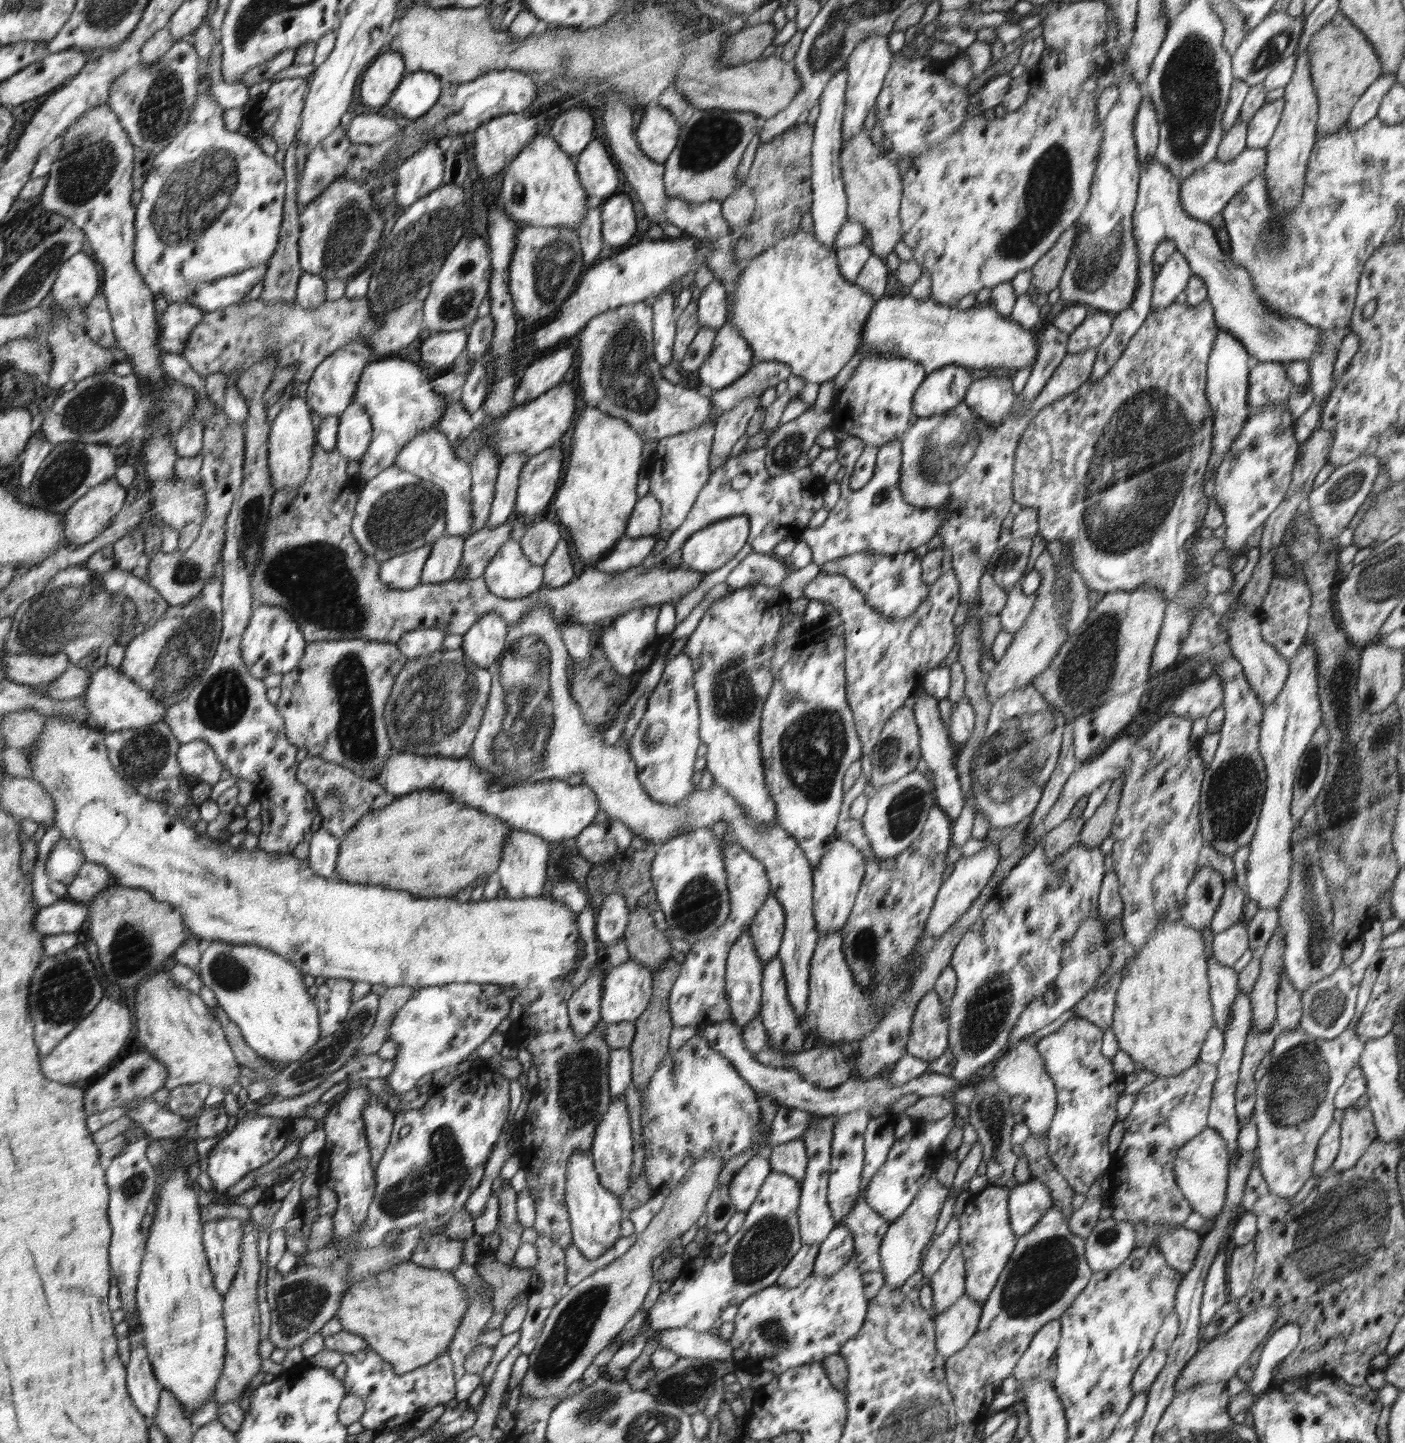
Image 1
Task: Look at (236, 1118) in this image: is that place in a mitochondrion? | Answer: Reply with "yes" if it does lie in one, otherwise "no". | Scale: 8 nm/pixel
no

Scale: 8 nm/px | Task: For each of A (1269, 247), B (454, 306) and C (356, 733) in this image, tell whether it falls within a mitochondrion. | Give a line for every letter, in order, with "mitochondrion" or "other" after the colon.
A: mitochondrion
B: mitochondrion
C: mitochondrion

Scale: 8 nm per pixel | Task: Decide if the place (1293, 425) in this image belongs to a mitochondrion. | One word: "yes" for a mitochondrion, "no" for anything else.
no

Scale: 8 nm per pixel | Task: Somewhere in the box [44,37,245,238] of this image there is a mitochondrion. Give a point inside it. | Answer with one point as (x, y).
(86, 169)

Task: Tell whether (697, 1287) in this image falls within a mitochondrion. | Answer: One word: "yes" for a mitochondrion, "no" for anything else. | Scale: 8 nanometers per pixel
no

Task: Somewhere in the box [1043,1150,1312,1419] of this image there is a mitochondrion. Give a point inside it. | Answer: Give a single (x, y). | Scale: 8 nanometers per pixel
(1107, 1237)

